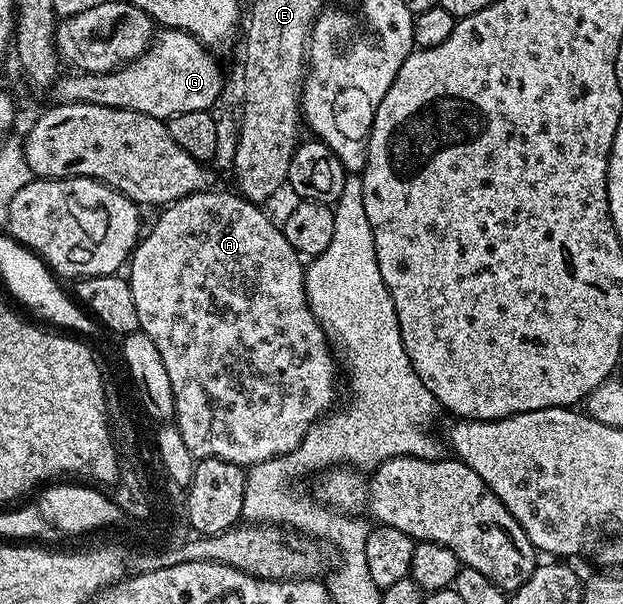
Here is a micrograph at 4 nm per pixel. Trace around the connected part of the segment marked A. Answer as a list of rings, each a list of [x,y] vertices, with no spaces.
[[[213,191],[193,192],[160,209],[161,217],[154,222],[153,229],[150,232],[148,229],[133,249],[127,264],[127,279],[131,286],[131,298],[135,298],[135,311],[139,313],[139,329],[151,338],[151,342],[155,342],[155,350],[159,350],[159,358],[163,358],[163,366],[167,366],[167,378],[171,378],[175,398],[175,423],[179,434],[183,434],[187,450],[191,450],[197,460],[219,458],[232,464],[252,466],[295,450],[311,425],[334,407],[333,395],[337,392],[333,385],[335,352],[315,314],[311,314],[309,300],[305,297],[303,260],[291,242],[287,242],[284,231],[269,221],[264,207],[253,204],[236,191]]]

